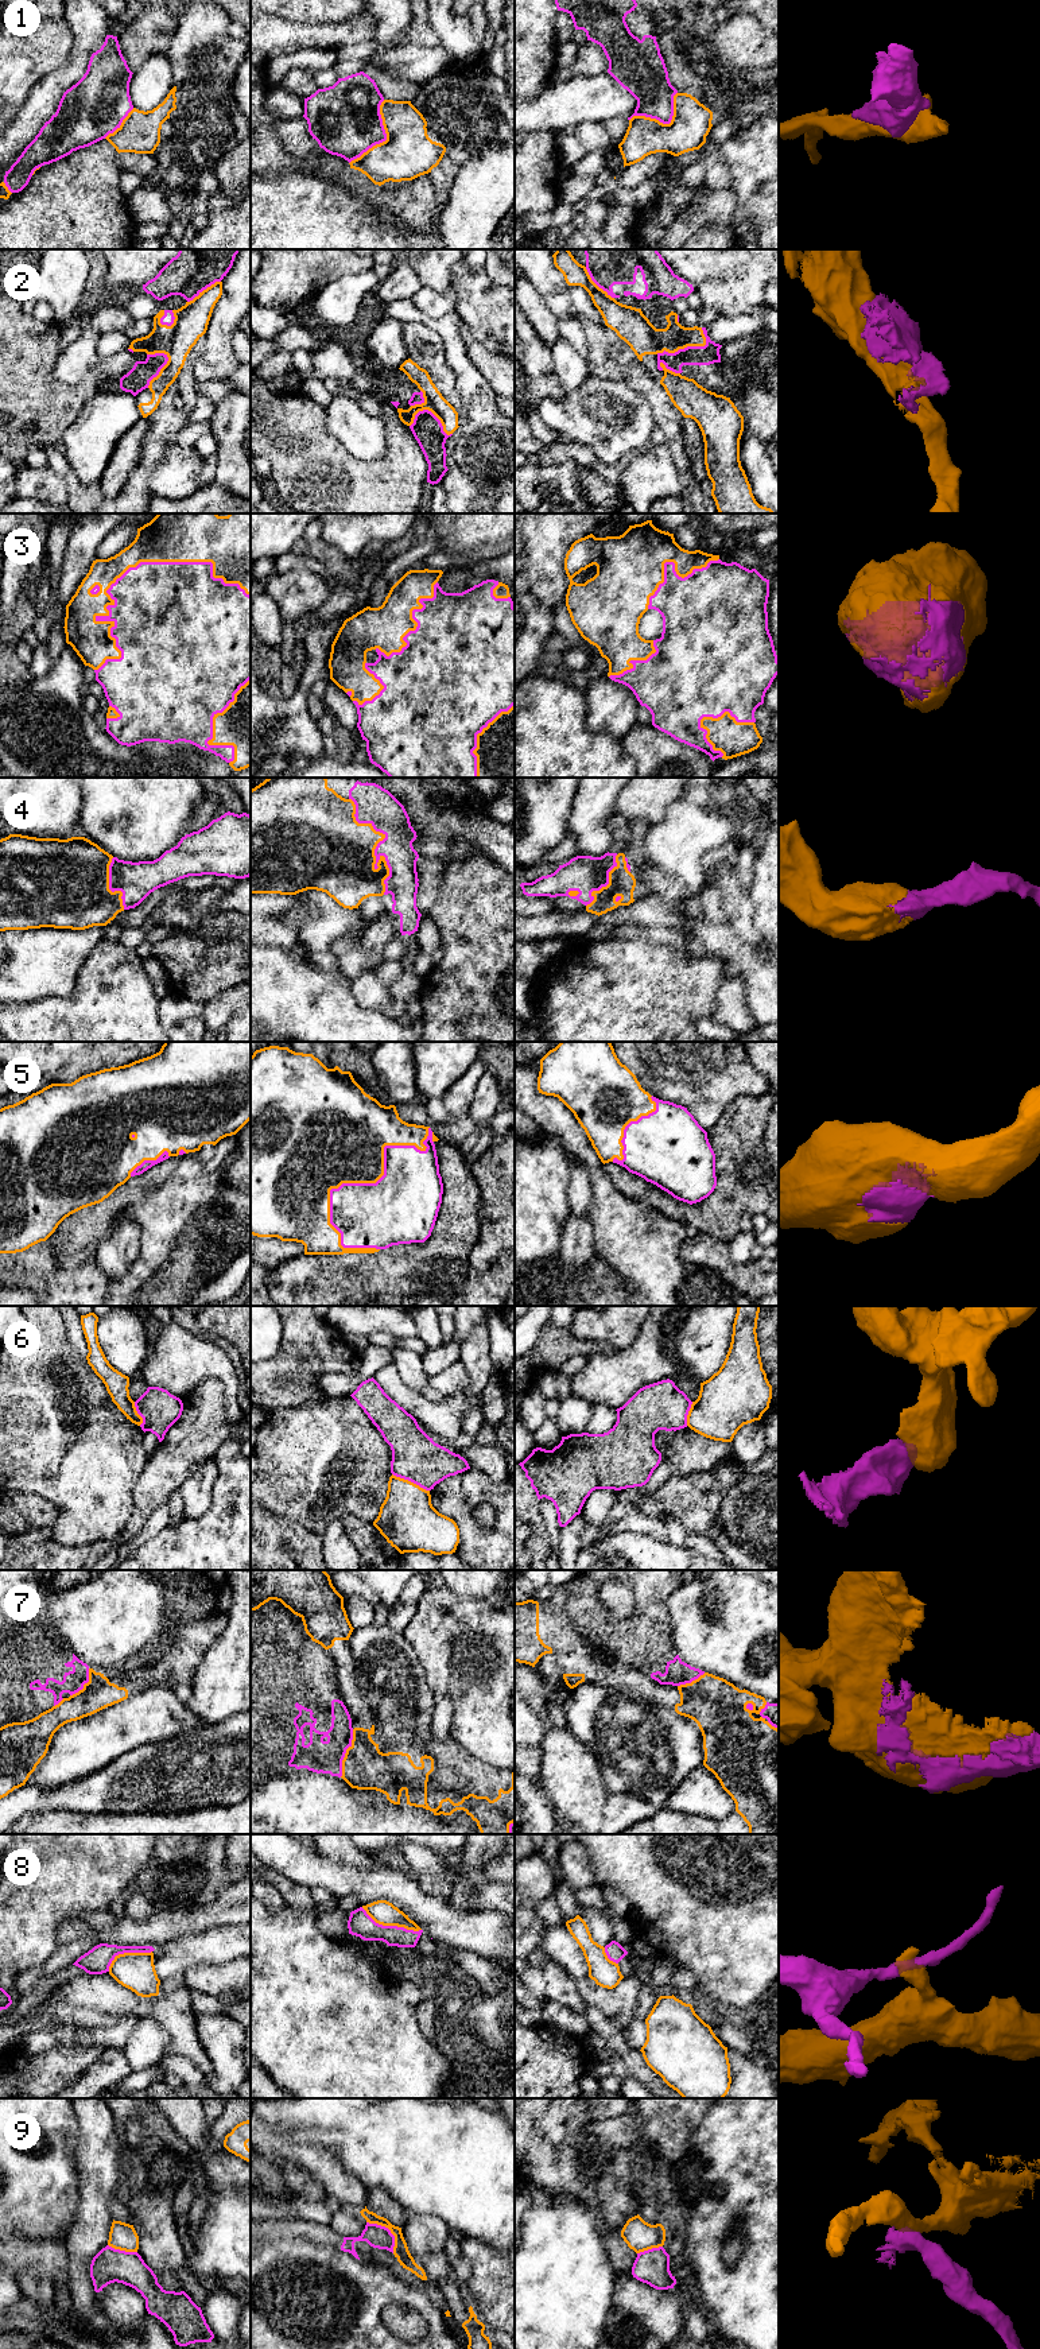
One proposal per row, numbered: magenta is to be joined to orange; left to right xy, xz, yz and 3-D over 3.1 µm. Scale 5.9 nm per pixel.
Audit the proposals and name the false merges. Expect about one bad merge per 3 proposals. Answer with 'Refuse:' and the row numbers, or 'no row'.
Refuse: 1, 2, 6, 7, 8, 9

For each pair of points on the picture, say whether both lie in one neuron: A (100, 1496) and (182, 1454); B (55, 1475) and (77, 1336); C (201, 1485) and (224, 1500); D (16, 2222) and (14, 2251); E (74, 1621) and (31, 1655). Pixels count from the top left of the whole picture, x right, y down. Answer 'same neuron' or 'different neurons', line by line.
A: different neurons
B: different neurons
C: different neurons
D: different neurons
E: different neurons

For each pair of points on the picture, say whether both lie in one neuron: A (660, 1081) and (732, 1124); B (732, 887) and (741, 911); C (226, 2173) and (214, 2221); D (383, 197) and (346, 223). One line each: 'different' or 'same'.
A: different
B: same
C: different
D: different

